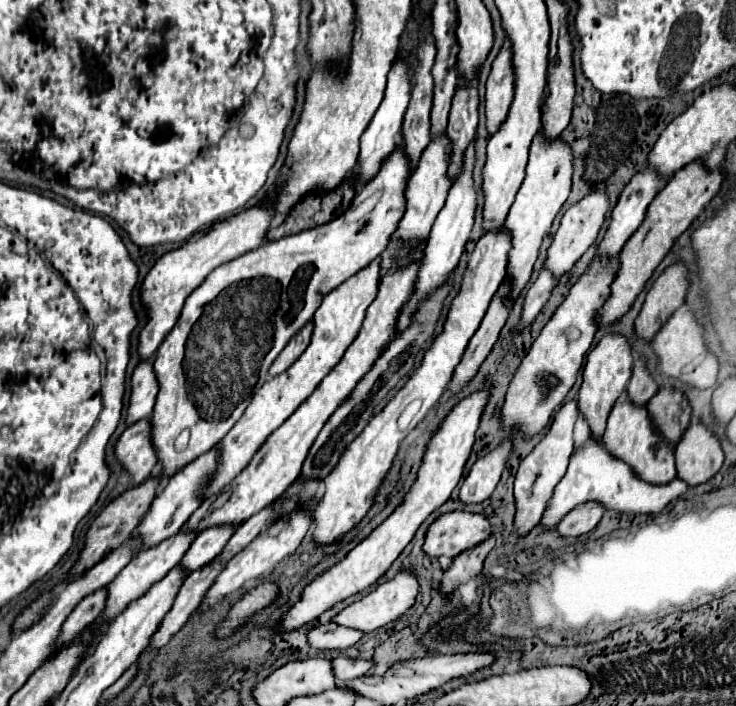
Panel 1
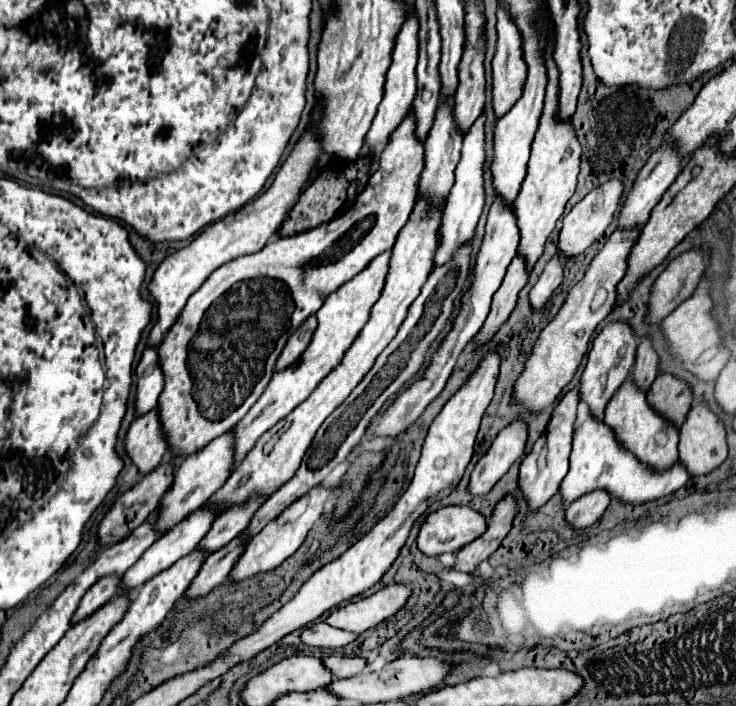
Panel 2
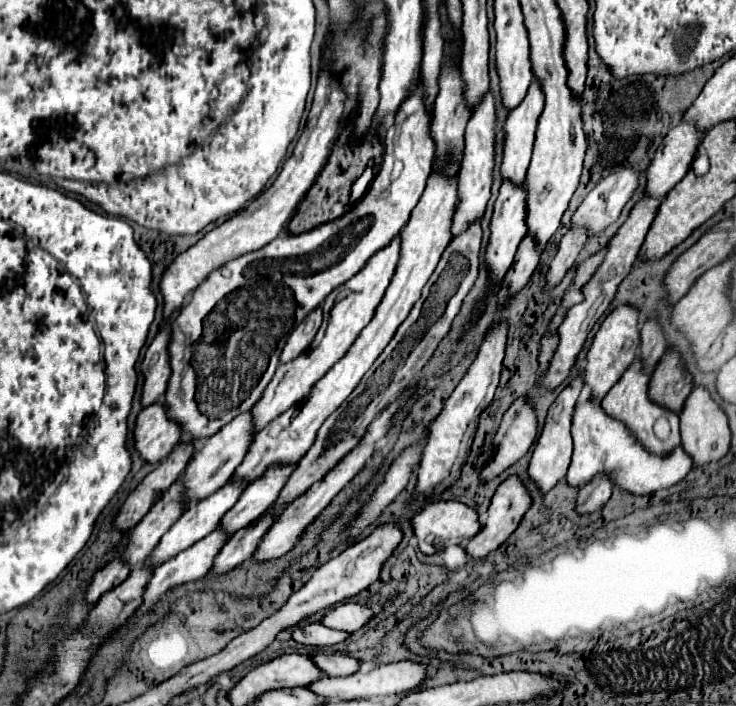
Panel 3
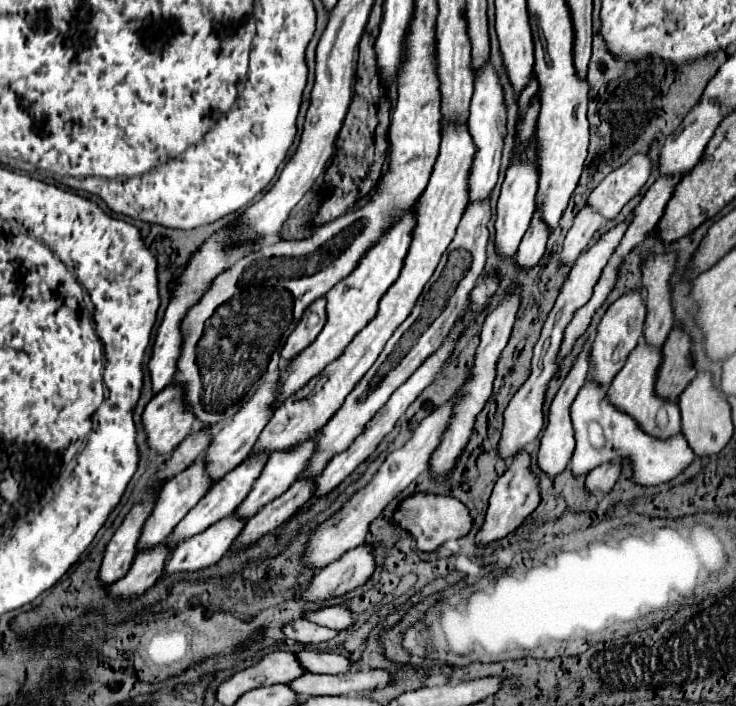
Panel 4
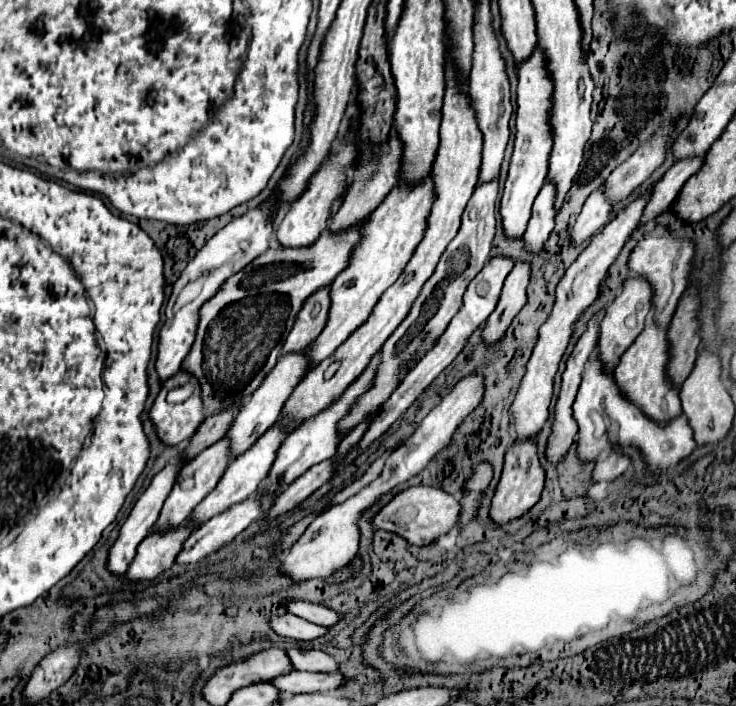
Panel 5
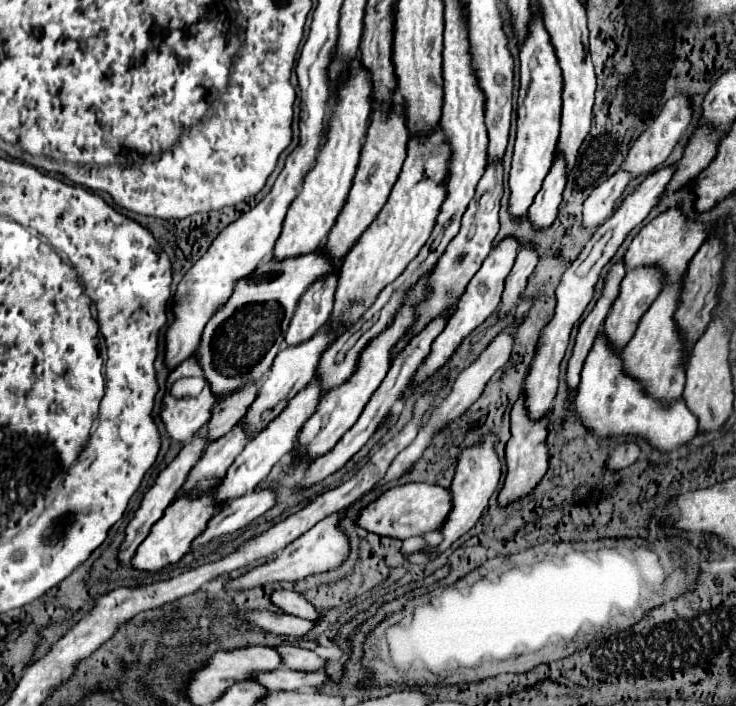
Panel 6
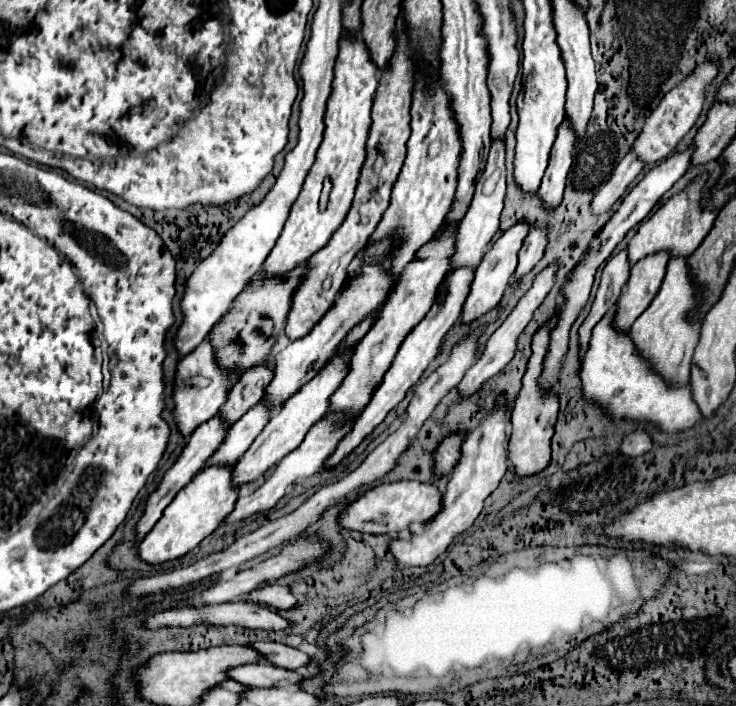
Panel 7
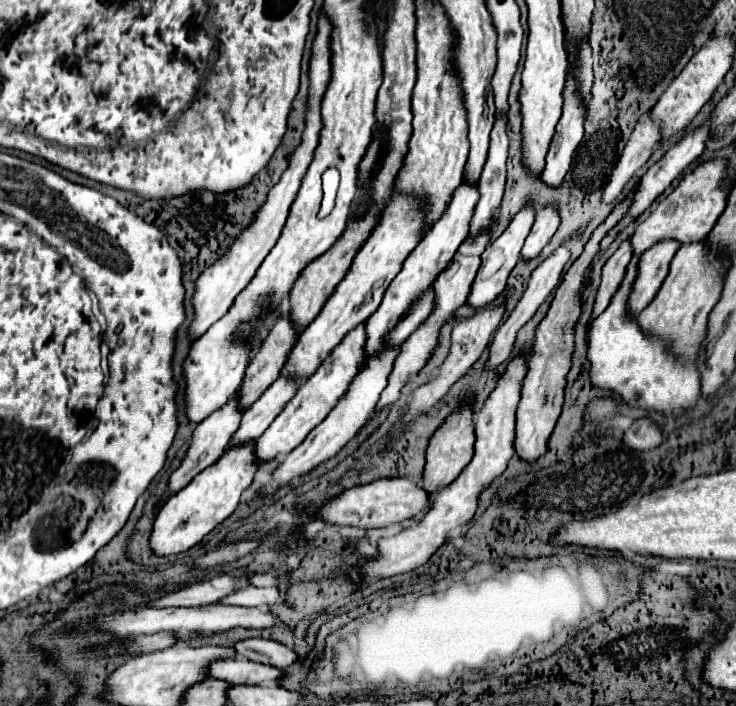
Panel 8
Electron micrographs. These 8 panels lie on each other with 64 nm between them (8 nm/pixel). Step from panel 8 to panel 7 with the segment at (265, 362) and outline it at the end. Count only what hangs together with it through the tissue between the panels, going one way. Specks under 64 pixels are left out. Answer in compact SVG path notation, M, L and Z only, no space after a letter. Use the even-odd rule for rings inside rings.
M272 362L268 366L256 366L246 370L238 384L228 392L228 400L220 408L220 416L226 420L228 426L238 420L238 416L246 414L258 400L264 396L266 384L272 380Z

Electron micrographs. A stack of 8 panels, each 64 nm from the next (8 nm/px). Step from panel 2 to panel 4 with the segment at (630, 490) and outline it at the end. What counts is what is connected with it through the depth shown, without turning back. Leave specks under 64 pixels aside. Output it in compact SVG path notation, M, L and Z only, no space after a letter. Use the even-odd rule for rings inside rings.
M586 382L580 394L576 396L572 404L572 426L576 450L570 460L570 470L574 476L586 476L606 460L618 460L618 464L630 460L632 466L630 480L636 486L660 486L682 474L696 458L682 434L670 440L656 440L644 434L630 416L618 412L606 400L606 388L598 386L596 382Z

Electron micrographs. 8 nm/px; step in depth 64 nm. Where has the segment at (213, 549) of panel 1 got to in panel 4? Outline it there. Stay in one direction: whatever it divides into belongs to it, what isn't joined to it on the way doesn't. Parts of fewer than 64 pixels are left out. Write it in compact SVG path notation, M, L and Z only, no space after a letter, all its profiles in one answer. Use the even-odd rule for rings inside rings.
M316 438L288 450L288 452L274 452L266 468L262 470L262 476L254 482L254 488L250 490L250 496L246 496L246 502L234 510L234 516L240 520L250 520L252 516L258 514L266 502L274 500L274 496L282 496L286 488L298 478L298 474L306 468L310 456L314 454L316 448Z

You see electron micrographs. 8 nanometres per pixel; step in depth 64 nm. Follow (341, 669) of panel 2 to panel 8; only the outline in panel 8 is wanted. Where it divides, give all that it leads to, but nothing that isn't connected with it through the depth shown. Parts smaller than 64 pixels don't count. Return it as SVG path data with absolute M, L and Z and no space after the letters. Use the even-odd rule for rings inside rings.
M264 638L242 640L234 648L240 656L244 656L252 662L270 664L270 666L276 666L276 668L288 668L290 664L294 664L298 660L298 654L292 648L278 644L274 640L264 640Z

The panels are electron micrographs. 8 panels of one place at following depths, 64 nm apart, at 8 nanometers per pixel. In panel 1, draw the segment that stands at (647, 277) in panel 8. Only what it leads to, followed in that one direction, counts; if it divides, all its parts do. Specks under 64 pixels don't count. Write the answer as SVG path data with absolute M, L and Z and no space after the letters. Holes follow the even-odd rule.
M608 334L604 336L596 348L588 354L588 362L584 368L584 382L580 388L580 400L578 410L588 422L590 434L594 438L602 438L606 430L606 420L610 416L610 408L616 404L616 400L626 392L626 384L632 376L632 352L624 336Z

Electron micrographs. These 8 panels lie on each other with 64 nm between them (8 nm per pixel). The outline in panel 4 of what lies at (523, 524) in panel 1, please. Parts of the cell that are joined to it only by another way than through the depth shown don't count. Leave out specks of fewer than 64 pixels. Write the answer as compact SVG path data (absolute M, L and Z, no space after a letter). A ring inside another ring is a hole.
M584 348L584 352L578 356L578 360L574 362L568 378L564 380L562 388L558 390L556 398L550 404L550 412L548 412L548 424L544 430L544 436L540 440L540 448L538 448L538 468L548 476L548 478L556 478L560 472L566 470L570 456L574 452L574 432L572 432L572 422L570 422L570 406L574 402L574 396L578 396L582 384L586 382L586 374L588 374L588 348Z

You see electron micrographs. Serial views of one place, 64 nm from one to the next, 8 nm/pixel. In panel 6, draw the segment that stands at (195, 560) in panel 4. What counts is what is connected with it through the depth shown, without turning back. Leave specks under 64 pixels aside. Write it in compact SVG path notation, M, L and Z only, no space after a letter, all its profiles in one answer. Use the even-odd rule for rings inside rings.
M270 490L252 492L232 500L230 504L226 504L226 508L222 508L222 512L218 512L218 516L214 516L214 520L210 520L206 532L202 532L198 540L194 540L194 548L190 548L190 552L196 552L198 548L210 544L214 538L222 538L236 530L246 528L250 522L254 522L272 506L274 506L274 492Z

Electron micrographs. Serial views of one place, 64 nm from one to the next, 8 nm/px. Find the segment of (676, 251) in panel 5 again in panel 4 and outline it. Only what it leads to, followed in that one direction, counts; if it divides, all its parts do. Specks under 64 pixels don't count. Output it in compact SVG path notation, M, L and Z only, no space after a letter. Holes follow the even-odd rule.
M666 252L662 256L650 258L642 266L642 282L648 290L648 314L644 324L644 338L650 346L662 348L670 330L672 330L672 306L670 306L670 292L668 280L674 272L676 256Z

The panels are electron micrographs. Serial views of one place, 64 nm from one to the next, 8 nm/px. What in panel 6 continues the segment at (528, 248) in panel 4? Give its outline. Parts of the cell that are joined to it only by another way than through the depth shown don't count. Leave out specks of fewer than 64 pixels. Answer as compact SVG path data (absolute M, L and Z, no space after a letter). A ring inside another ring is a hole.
M560 158L554 160L548 176L544 178L542 190L536 194L530 210L528 210L528 218L534 226L534 230L542 232L546 228L550 228L556 220L558 214L558 206L562 202L562 192L564 192L564 162Z

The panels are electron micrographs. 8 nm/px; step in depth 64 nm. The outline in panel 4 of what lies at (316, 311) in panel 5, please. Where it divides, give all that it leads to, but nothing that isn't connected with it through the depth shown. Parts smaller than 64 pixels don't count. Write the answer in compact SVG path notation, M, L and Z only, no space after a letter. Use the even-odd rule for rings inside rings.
M320 298L304 312L300 324L288 336L288 340L282 348L282 358L284 360L292 360L294 356L298 356L298 352L302 352L308 344L312 344L314 338L320 334L320 330L324 328L324 322L326 322L324 306L326 306L326 298Z

